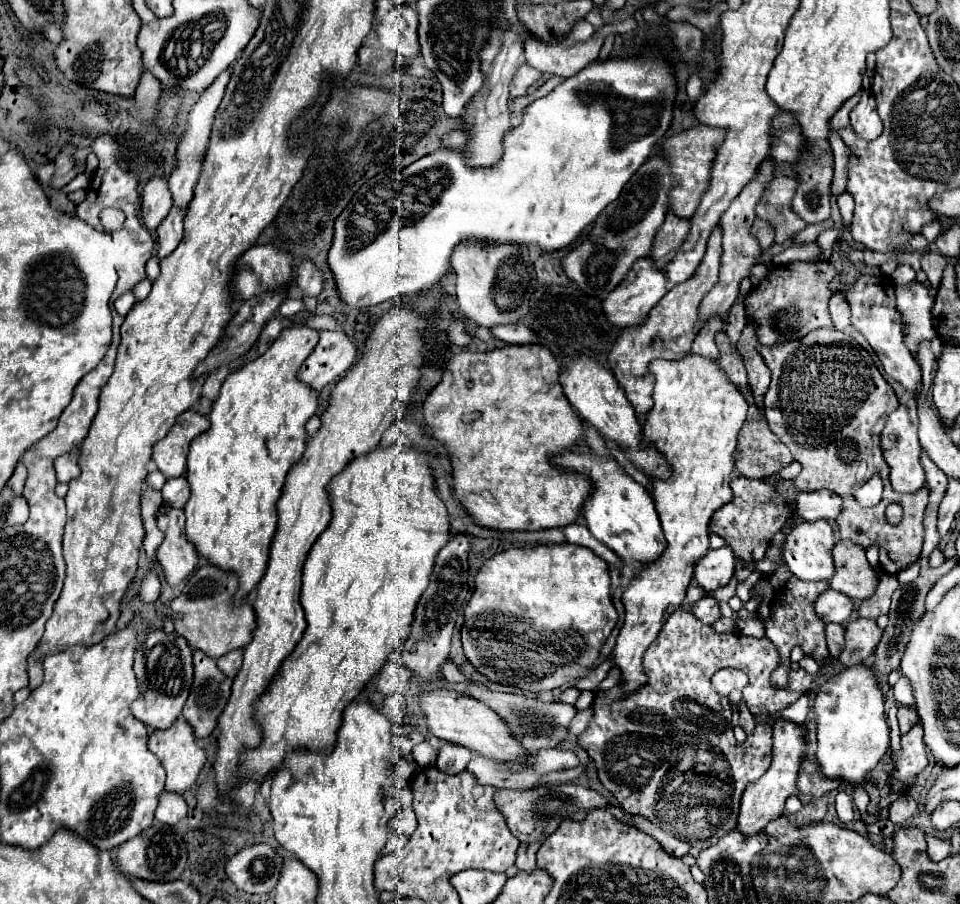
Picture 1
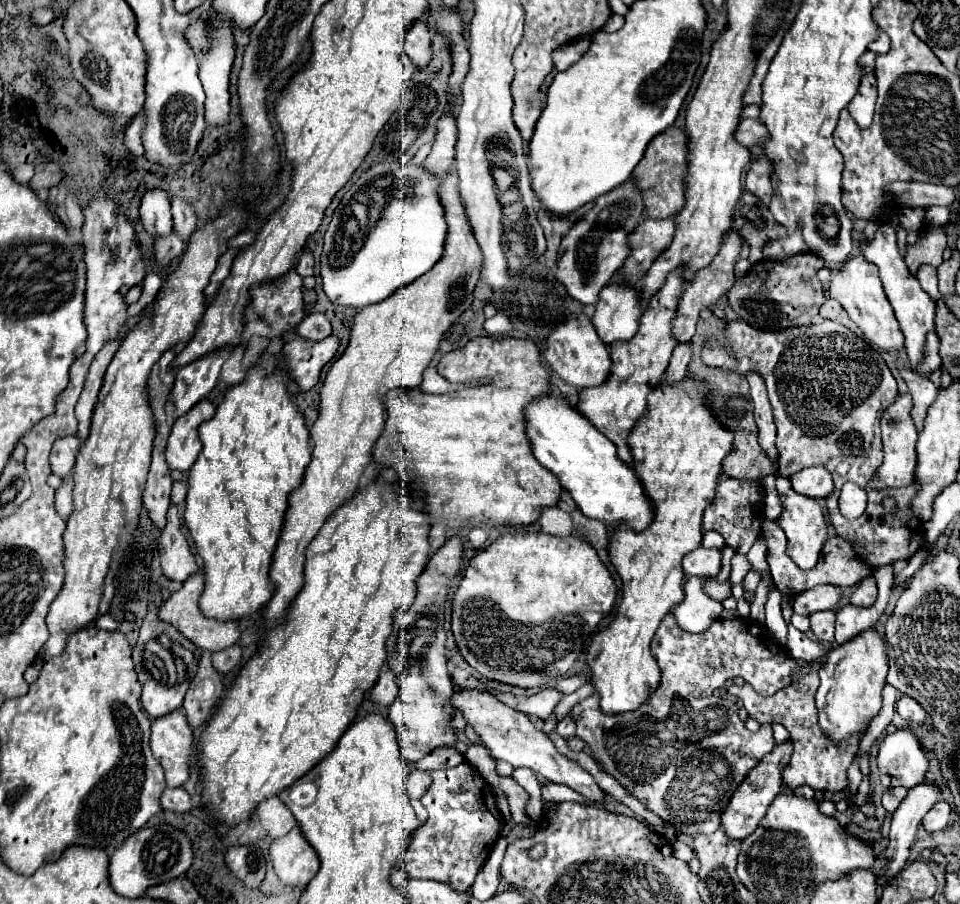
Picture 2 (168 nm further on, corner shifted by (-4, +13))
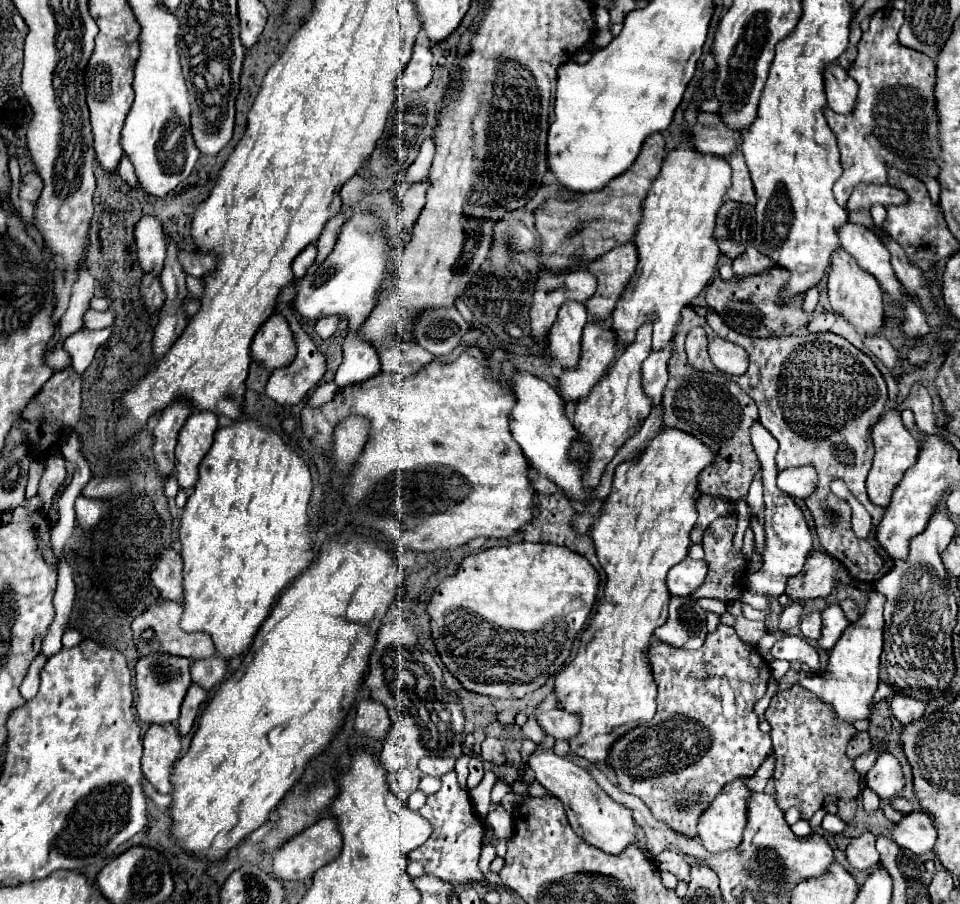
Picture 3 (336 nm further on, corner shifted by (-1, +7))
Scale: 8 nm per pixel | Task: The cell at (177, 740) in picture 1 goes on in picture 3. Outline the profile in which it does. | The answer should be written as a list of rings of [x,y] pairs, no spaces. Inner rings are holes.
[[[152,724],[144,734],[142,772],[160,794],[170,794],[172,764],[180,754],[180,736],[174,724]]]

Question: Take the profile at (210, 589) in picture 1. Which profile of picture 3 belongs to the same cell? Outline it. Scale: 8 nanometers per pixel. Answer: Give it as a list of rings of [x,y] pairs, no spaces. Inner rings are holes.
[[[160,600],[158,604],[150,606],[144,614],[140,614],[140,616],[134,618],[134,622],[132,622],[132,638],[134,638],[134,642],[136,642],[136,648],[138,648],[140,656],[154,654],[154,650],[156,650],[156,652],[160,650],[160,652],[164,652],[164,654],[172,654],[172,656],[192,658],[192,660],[198,660],[198,658],[210,658],[210,656],[216,654],[214,644],[212,644],[212,640],[210,640],[208,634],[204,634],[204,632],[194,632],[194,634],[190,634],[190,632],[184,632],[184,630],[178,626],[178,622],[180,622],[180,612],[182,612],[182,604],[180,604],[180,602]],[[148,628],[154,630],[154,636],[152,636],[150,644],[140,640],[140,634],[142,634],[144,630],[148,630]]]

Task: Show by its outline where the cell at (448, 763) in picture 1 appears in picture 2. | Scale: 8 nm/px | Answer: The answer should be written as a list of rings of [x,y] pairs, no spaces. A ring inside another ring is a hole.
[[[443,746],[443,748],[437,748],[433,750],[431,754],[427,754],[425,758],[421,758],[415,768],[419,770],[447,770],[451,766],[457,766],[459,762],[463,762],[463,754],[455,748],[455,746]]]

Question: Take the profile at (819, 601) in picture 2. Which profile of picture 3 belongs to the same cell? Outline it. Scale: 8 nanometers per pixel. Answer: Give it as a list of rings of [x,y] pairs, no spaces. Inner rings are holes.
[[[792,602],[790,606],[786,606],[780,614],[780,622],[778,622],[778,632],[788,632],[792,628],[796,628],[802,620],[802,614],[804,614],[804,606],[798,604],[798,602]]]

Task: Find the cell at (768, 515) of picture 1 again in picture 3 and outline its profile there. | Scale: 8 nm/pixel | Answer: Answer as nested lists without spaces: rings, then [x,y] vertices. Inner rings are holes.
[[[700,496],[696,502],[696,510],[698,510],[698,520],[696,526],[690,534],[692,542],[702,542],[702,534],[708,528],[708,524],[712,524],[712,518],[720,518],[720,516],[730,516],[732,514],[732,504],[722,500],[722,498],[710,498],[710,496]]]

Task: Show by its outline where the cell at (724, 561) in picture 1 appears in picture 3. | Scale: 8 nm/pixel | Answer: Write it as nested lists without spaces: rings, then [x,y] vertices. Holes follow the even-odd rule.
[[[690,558],[682,560],[668,572],[666,584],[668,584],[670,596],[688,598],[702,584],[706,572],[708,572],[708,566],[704,564],[704,560],[700,560],[700,562],[690,560]]]

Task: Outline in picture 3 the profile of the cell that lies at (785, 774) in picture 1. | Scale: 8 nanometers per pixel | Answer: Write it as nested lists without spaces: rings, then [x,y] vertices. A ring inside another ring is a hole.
[[[746,778],[734,780],[724,786],[712,804],[702,812],[696,830],[708,852],[724,852],[740,844],[746,824],[748,796],[750,790],[746,788]]]

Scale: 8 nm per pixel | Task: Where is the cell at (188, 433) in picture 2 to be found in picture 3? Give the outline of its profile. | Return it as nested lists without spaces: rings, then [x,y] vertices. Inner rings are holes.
[[[208,410],[192,412],[182,426],[176,446],[176,480],[182,490],[194,488],[198,480],[198,466],[214,442],[216,430],[218,418]]]

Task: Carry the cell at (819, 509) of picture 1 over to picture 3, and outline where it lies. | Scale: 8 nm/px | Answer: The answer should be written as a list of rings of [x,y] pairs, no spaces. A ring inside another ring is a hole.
[[[812,466],[788,468],[778,474],[778,486],[792,498],[808,498],[816,490],[818,478]]]

